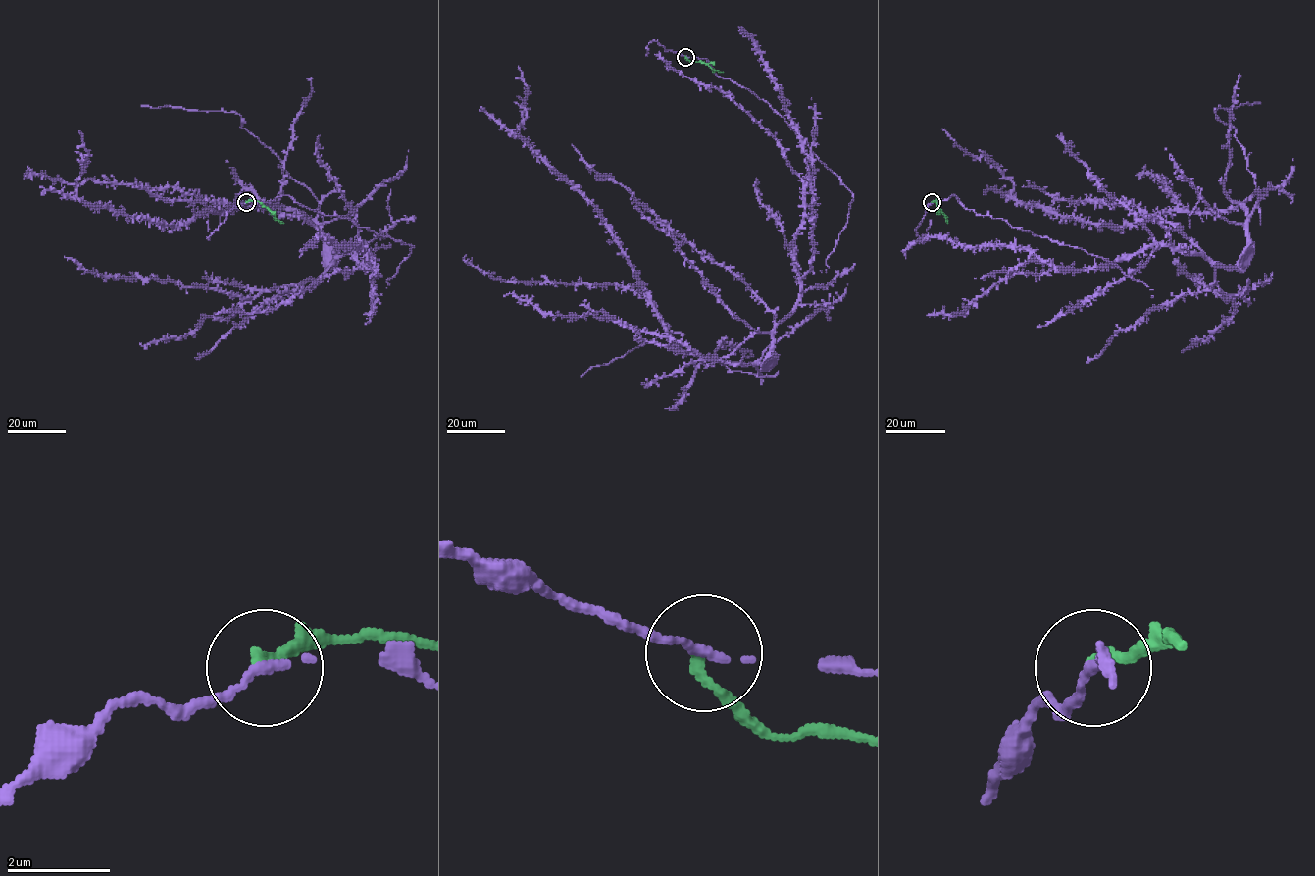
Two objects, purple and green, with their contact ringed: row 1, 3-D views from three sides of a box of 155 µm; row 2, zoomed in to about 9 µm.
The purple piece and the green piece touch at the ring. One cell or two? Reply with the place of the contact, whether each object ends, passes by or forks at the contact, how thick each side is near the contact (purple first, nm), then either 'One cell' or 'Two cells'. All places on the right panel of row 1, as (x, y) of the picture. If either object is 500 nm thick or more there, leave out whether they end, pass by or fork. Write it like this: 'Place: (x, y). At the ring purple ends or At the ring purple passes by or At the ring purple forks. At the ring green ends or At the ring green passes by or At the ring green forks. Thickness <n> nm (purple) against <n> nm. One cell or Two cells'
Place: (932, 202). At the ring purple ends. At the ring green ends. Thickness 200 nm (purple) against 200 nm. Two cells

